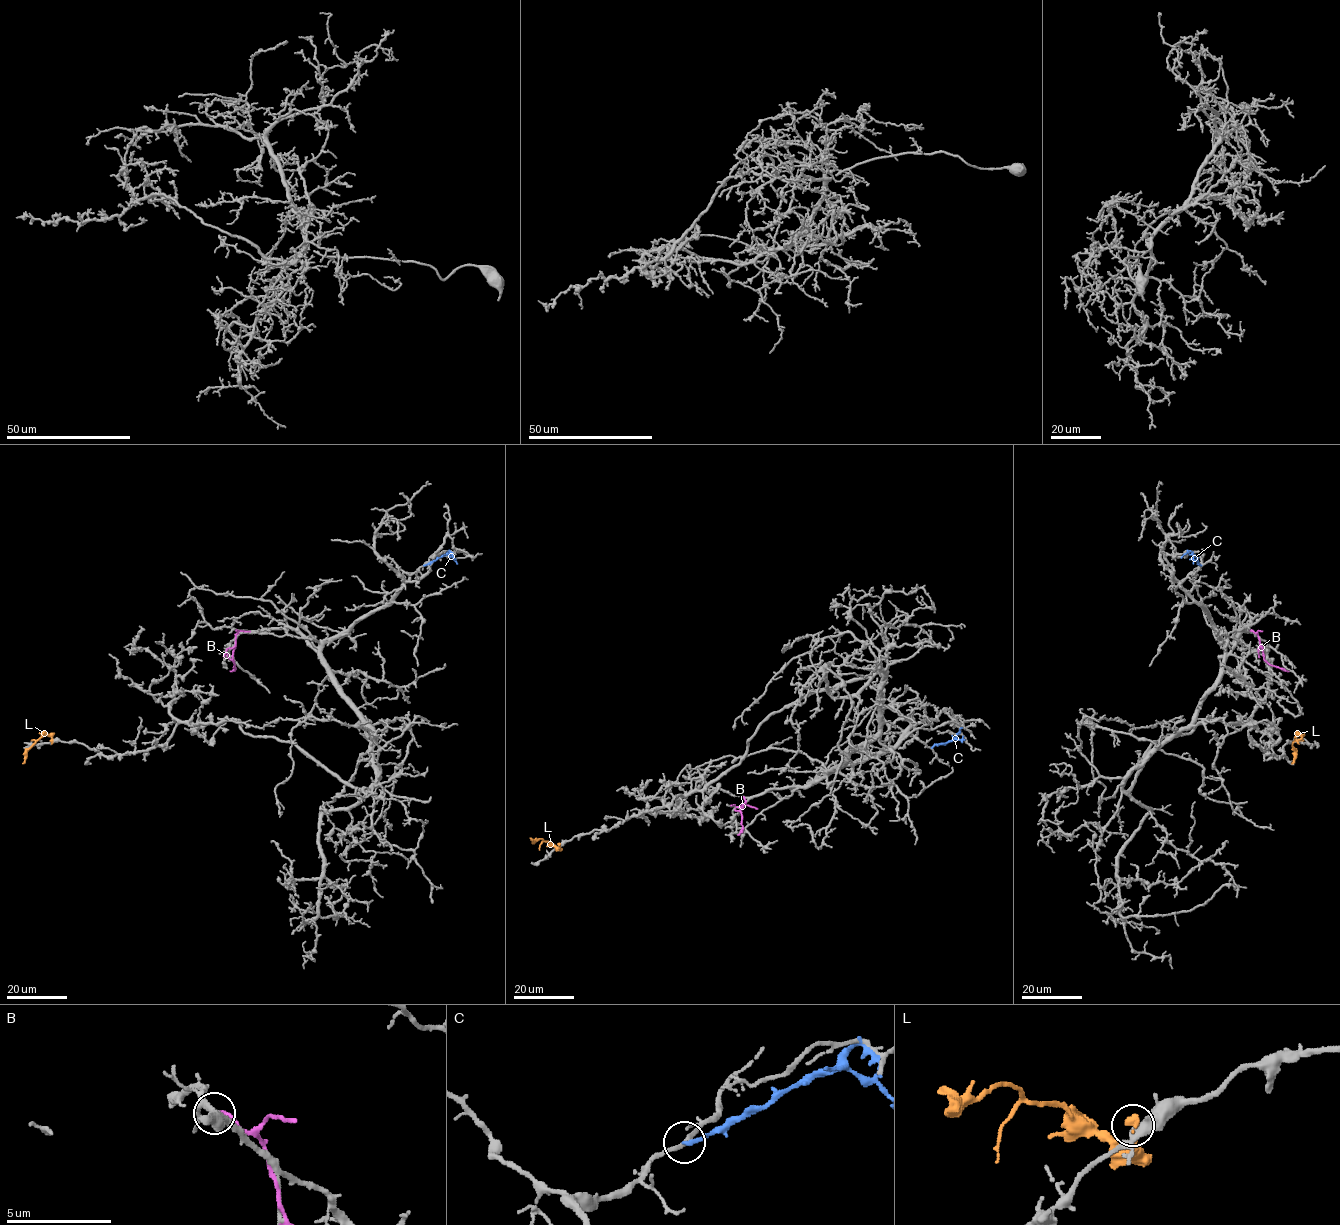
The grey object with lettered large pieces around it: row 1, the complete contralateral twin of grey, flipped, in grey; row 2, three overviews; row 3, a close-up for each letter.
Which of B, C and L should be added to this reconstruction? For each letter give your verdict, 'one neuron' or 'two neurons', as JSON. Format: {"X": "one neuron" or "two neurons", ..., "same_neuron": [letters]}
{"B": "two neurons", "C": "two neurons", "L": "two neurons", "same_neuron": []}

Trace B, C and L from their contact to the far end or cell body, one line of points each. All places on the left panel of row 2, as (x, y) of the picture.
B: (236, 630), (234, 668), (230, 671)
C: (424, 565), (448, 551), (454, 558)
L: (51, 740), (45, 734), (40, 737), (26, 751), (22, 763)

